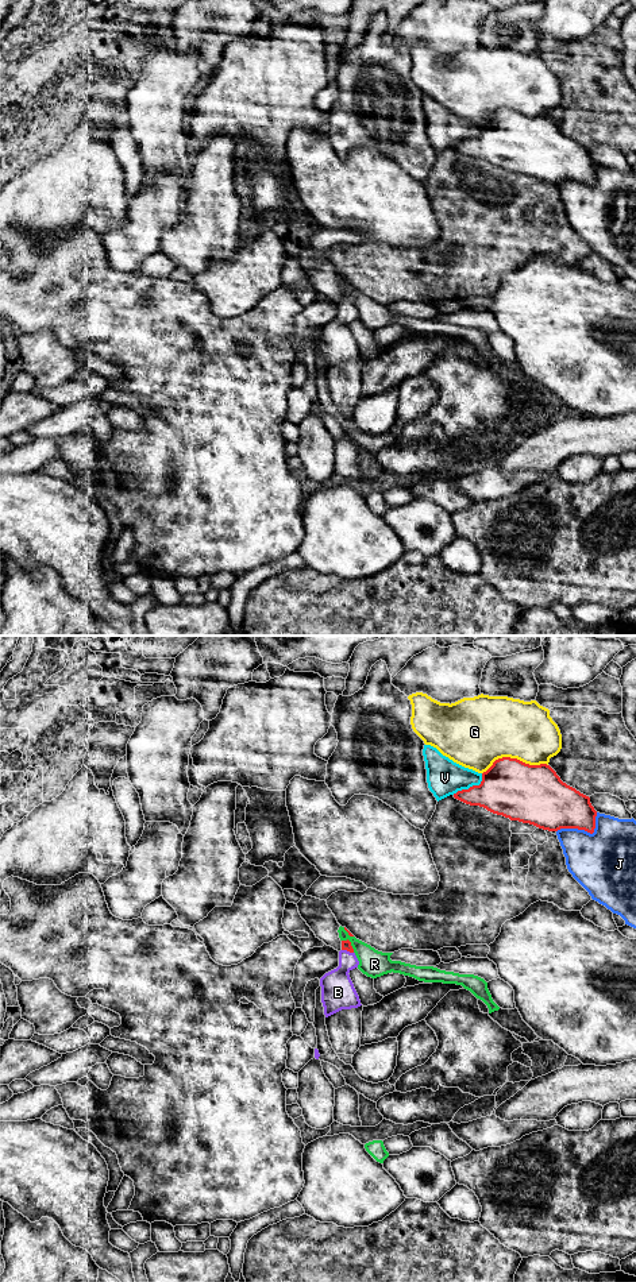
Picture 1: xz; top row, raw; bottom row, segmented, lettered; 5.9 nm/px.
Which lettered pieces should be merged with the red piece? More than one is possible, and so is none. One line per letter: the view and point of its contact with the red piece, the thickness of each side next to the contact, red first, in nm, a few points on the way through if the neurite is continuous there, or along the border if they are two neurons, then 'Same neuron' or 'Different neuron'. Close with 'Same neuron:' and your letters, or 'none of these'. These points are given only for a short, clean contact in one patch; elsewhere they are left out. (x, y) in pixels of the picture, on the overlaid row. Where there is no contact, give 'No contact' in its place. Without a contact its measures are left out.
B: Touches red at xz (347, 950). Thickness 60 nm (red) against 200 nm. Path across: xz (346, 945), (347, 950), (338, 991). Same neuron
G: Touches red at xz (515, 759). Thickness 360 nm (red) against 380 nm. Different neuron
J: Touches red at xz (584, 829). Thickness 300 nm (red) against 380 nm. Different neuron
R: Touches red at xz (350, 943). Thickness 60 nm (red) against 160 nm. Boundary: xz (342, 939), (347, 939), (354, 952). Different neuron
V: Touches red at xz (470, 787). Thickness 340 nm (red) against 220 nm. Different neuron
Same neuron: B

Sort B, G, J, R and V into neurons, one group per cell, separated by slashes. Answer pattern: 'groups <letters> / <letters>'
groups B / G / J / R / V

